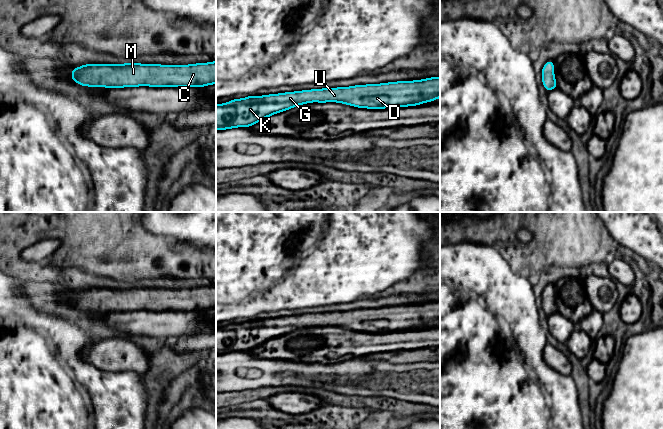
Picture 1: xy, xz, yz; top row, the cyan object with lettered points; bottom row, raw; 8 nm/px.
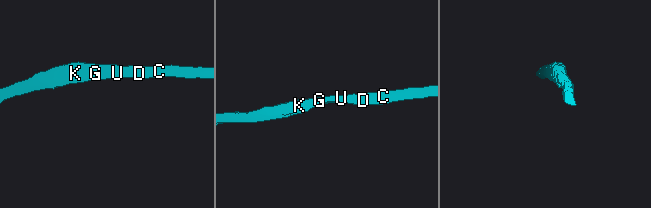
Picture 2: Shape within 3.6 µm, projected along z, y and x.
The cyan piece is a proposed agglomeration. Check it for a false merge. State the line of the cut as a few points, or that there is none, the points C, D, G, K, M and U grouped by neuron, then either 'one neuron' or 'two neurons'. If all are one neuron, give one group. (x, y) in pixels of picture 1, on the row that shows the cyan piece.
no cut; C D G K M U; one neuron

